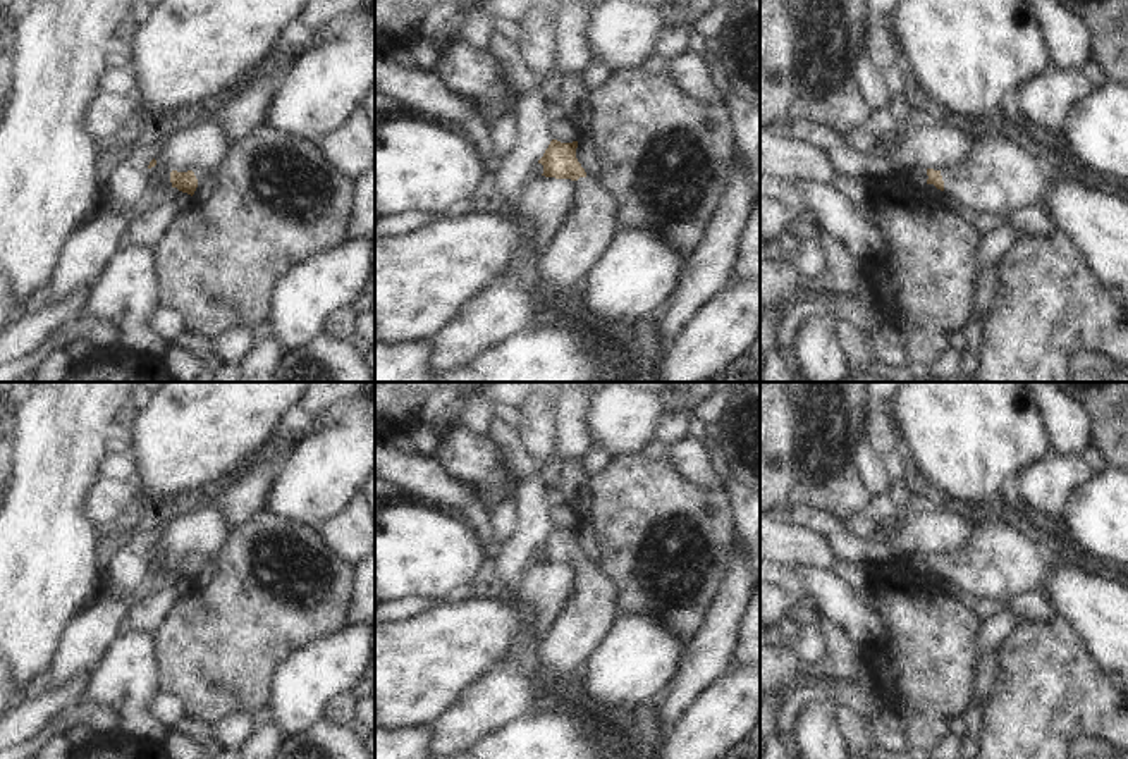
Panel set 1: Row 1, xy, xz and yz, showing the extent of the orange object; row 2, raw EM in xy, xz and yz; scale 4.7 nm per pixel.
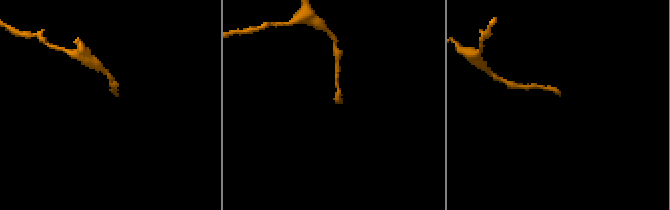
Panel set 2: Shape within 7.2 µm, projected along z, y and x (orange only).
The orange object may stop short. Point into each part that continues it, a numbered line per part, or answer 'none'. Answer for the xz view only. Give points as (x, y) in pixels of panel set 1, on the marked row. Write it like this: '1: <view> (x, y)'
1: xz (594, 219)

